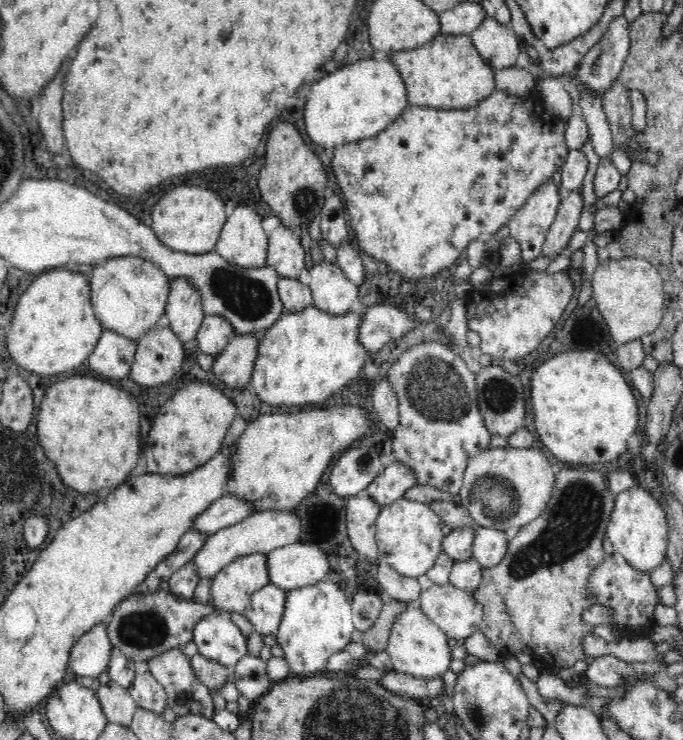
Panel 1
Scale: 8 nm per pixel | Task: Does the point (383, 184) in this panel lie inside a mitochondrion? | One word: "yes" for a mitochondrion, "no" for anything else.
no

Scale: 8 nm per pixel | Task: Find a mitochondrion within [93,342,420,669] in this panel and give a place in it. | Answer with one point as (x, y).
(143, 629)

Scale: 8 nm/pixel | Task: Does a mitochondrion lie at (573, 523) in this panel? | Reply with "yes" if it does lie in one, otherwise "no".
yes

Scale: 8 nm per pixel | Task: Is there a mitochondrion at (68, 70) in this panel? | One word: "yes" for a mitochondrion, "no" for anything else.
no

